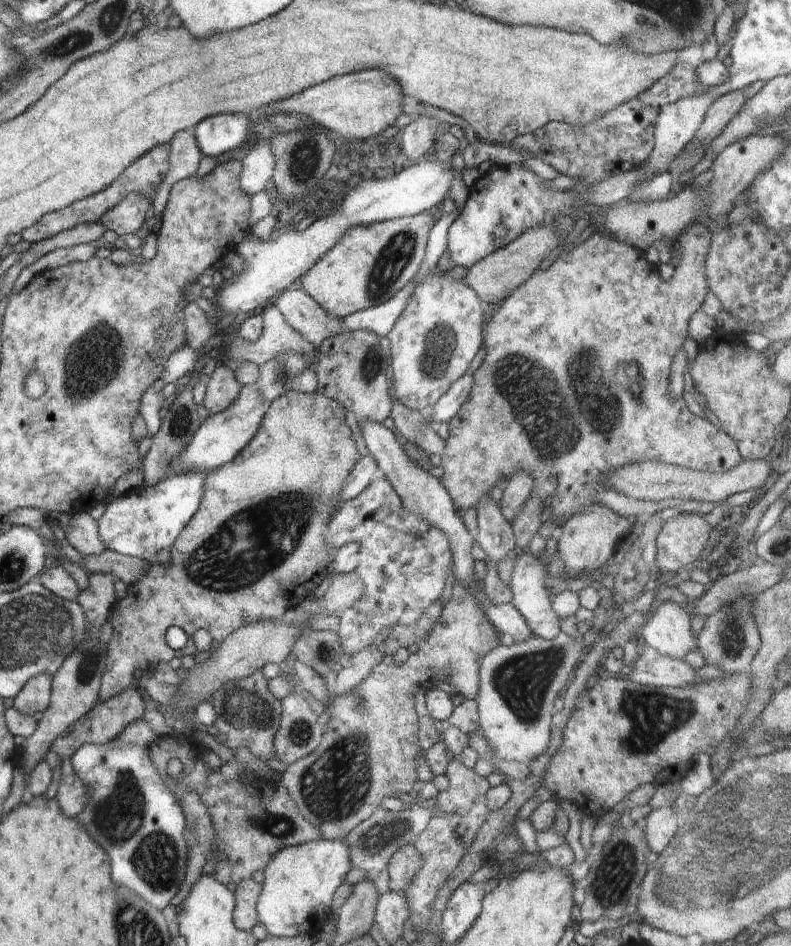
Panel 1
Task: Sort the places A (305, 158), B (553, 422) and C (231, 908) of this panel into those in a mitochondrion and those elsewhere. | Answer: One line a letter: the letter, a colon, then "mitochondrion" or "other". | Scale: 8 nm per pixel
A: mitochondrion
B: mitochondrion
C: other

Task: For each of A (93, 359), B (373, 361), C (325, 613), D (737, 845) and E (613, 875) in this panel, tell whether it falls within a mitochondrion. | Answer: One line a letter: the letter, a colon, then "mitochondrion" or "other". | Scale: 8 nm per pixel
A: mitochondrion
B: mitochondrion
C: other
D: mitochondrion
E: mitochondrion

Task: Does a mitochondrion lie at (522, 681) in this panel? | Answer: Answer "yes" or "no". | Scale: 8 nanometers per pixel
yes

